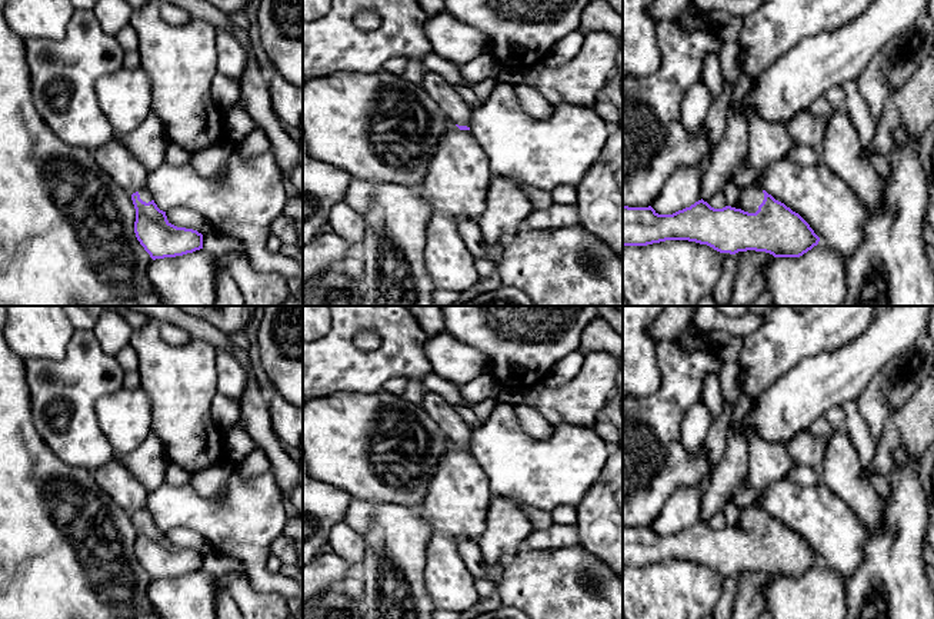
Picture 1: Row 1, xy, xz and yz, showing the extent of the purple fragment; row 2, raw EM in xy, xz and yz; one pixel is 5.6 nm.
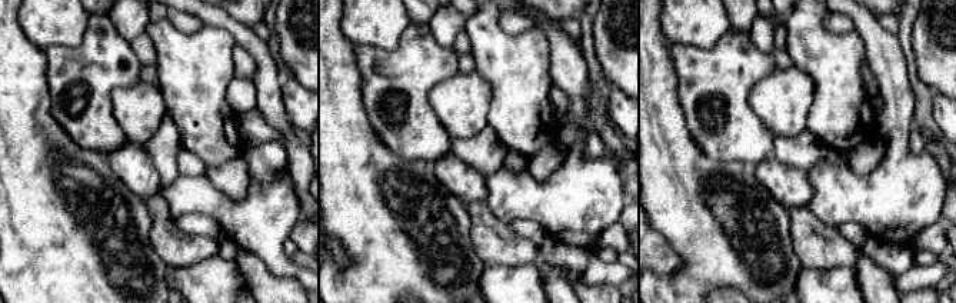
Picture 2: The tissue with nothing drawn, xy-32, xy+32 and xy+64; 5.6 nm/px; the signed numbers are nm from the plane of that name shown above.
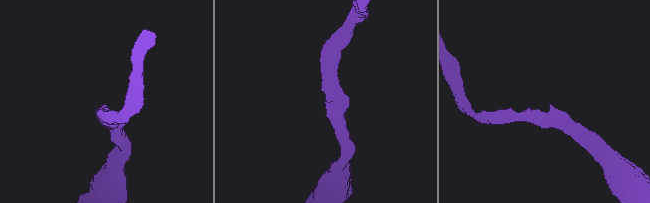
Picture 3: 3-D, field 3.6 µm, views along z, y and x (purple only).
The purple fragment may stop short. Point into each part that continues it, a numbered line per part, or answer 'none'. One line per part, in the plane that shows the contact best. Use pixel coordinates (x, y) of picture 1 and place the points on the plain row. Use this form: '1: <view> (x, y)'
1: yz (750, 518)

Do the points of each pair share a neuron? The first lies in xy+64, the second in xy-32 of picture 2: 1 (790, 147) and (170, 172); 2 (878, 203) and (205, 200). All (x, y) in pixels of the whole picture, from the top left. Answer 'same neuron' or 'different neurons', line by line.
1: same neuron
2: same neuron

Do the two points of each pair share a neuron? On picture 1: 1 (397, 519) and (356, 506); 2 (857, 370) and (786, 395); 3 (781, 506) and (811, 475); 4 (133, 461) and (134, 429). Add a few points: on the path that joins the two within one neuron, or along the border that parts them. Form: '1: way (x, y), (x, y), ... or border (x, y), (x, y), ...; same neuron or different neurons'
1: border (374, 505), (372, 523), (363, 536); different neurons
2: way (840, 375), (816, 383), (803, 393); same neuron
3: border (784, 478), (801, 485), (819, 486); different neurons
4: border (150, 431), (132, 451), (116, 456); different neurons

